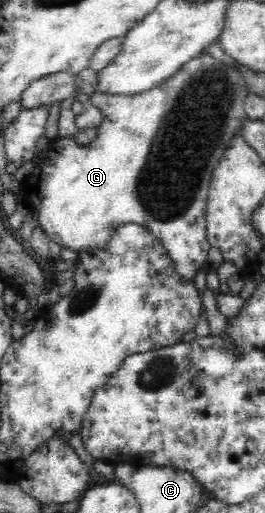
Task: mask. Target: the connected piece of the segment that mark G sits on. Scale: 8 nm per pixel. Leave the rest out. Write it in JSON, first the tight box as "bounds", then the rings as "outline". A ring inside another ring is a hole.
{"bounds":[19,51,248,281],"outline":[[[204,51],[201,55],[189,60],[176,74],[169,76],[166,80],[147,91],[135,95],[128,94],[94,94],[91,96],[90,104],[102,111],[102,120],[98,128],[98,136],[88,145],[76,143],[74,137],[59,137],[51,141],[51,148],[44,160],[33,168],[33,171],[20,182],[21,188],[19,196],[25,202],[30,212],[36,210],[40,218],[40,229],[46,233],[50,241],[54,241],[61,246],[70,248],[76,253],[94,253],[97,249],[104,248],[111,240],[113,233],[123,225],[135,223],[144,226],[156,240],[164,245],[164,250],[176,265],[176,272],[184,281],[192,281],[200,269],[210,272],[208,266],[209,243],[206,237],[205,208],[207,204],[209,186],[212,180],[213,170],[224,156],[225,150],[229,147],[231,140],[241,134],[243,122],[248,119],[245,113],[244,98],[248,96],[248,87],[244,83],[243,77],[235,67],[230,66],[229,62],[215,59]]]}

